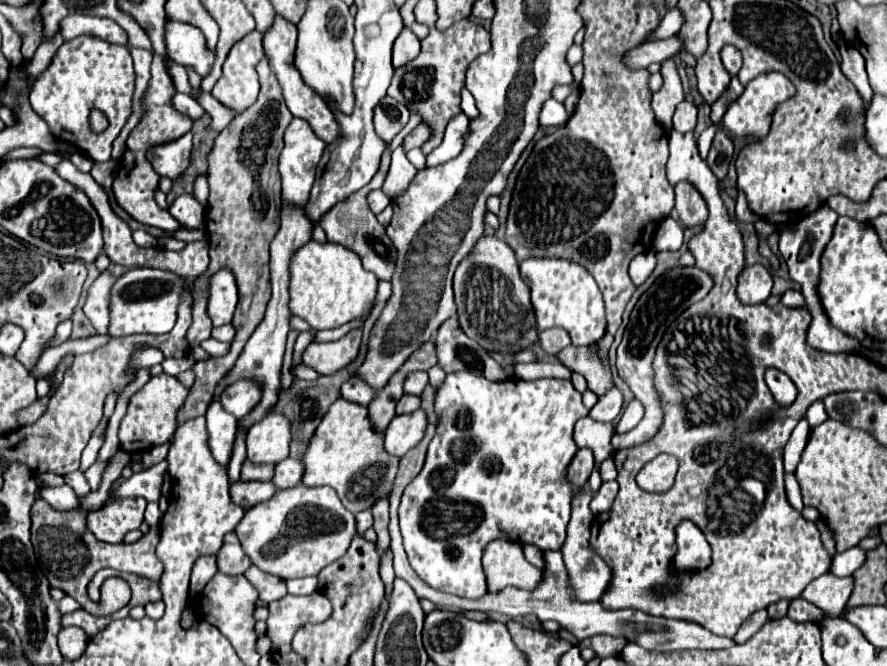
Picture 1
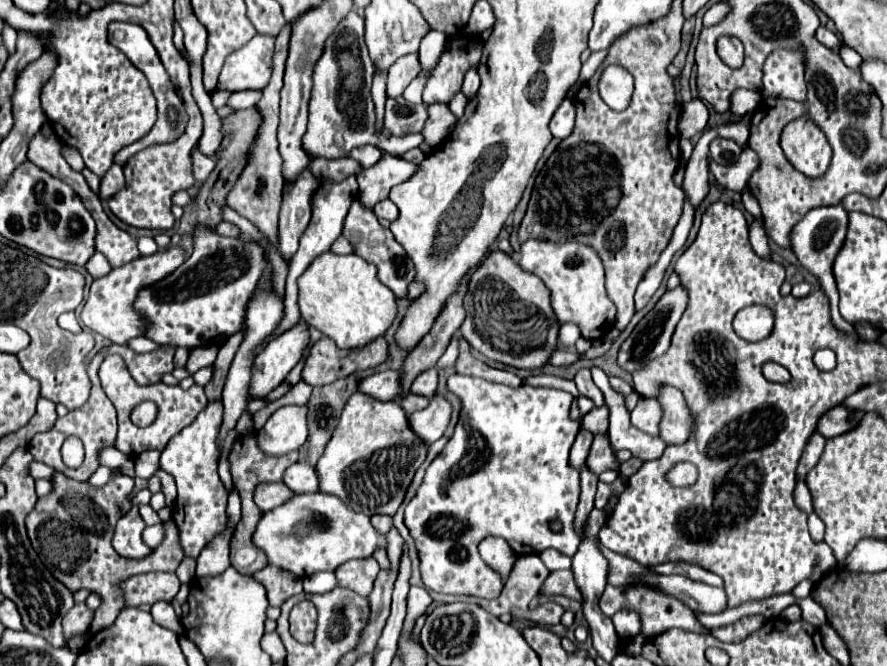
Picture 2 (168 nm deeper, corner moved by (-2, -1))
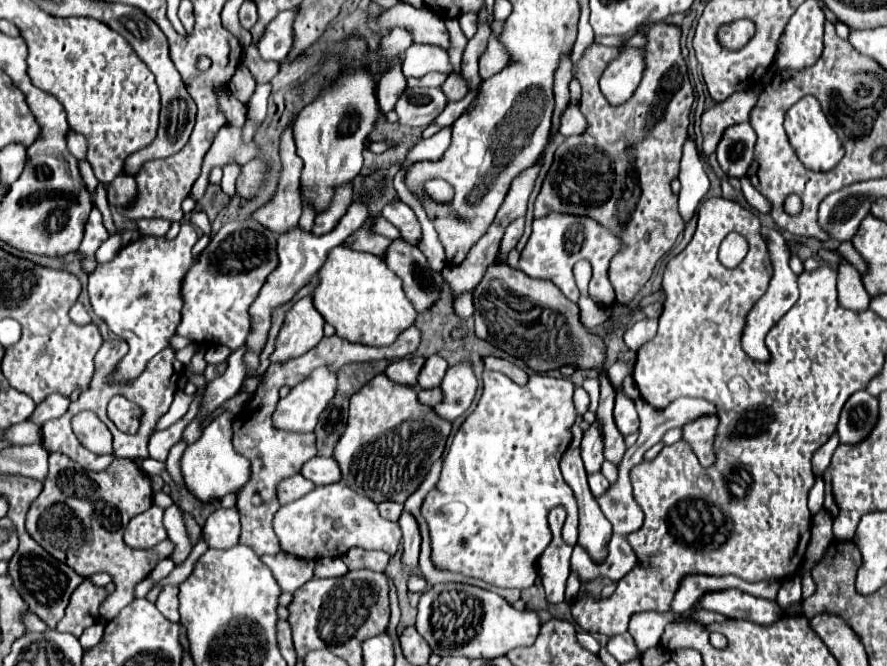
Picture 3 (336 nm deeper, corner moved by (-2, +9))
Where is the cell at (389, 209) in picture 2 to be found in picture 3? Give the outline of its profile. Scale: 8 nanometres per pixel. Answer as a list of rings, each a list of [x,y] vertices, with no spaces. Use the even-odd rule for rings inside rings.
[[[393,199],[389,205],[383,207],[381,215],[399,229],[399,239],[403,239],[409,245],[421,243],[421,239],[423,239],[421,225],[419,225],[415,213],[405,203],[401,203],[399,199]]]

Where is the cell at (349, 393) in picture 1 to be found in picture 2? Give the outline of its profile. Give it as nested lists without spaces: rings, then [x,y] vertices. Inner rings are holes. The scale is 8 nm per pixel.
[[[381,371],[365,377],[359,383],[359,391],[379,401],[391,401],[399,393],[399,371]]]

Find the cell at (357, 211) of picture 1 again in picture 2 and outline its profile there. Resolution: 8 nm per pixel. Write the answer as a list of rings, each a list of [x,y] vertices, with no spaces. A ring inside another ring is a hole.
[[[355,199],[349,207],[349,213],[347,213],[345,225],[343,225],[343,237],[349,239],[349,243],[353,245],[355,253],[359,257],[363,257],[367,263],[373,263],[377,267],[379,281],[385,283],[395,293],[395,297],[405,297],[407,295],[407,287],[415,279],[413,263],[407,257],[407,253],[403,251],[403,247],[395,241],[391,231],[381,227],[375,213],[369,207],[365,207],[359,199]]]

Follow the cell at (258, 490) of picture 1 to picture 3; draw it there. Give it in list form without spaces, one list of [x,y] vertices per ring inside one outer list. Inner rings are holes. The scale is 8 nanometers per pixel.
[[[295,475],[295,477],[289,477],[287,481],[283,481],[283,485],[279,485],[277,497],[279,497],[281,505],[289,505],[289,503],[297,501],[299,497],[311,493],[313,489],[315,489],[315,483],[311,483],[303,475]]]

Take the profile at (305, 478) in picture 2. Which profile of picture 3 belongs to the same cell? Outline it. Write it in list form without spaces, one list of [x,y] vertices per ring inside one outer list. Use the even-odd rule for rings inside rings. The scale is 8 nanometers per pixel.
[[[313,457],[311,461],[307,461],[307,465],[303,465],[301,475],[315,485],[331,485],[341,481],[339,463],[333,457]]]

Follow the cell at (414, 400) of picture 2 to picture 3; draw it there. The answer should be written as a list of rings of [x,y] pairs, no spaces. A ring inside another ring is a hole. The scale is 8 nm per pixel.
[[[435,387],[435,389],[429,389],[429,391],[419,391],[419,401],[423,403],[423,405],[429,405],[429,407],[435,407],[437,403],[441,403],[443,401],[443,391],[439,389],[439,387]]]

